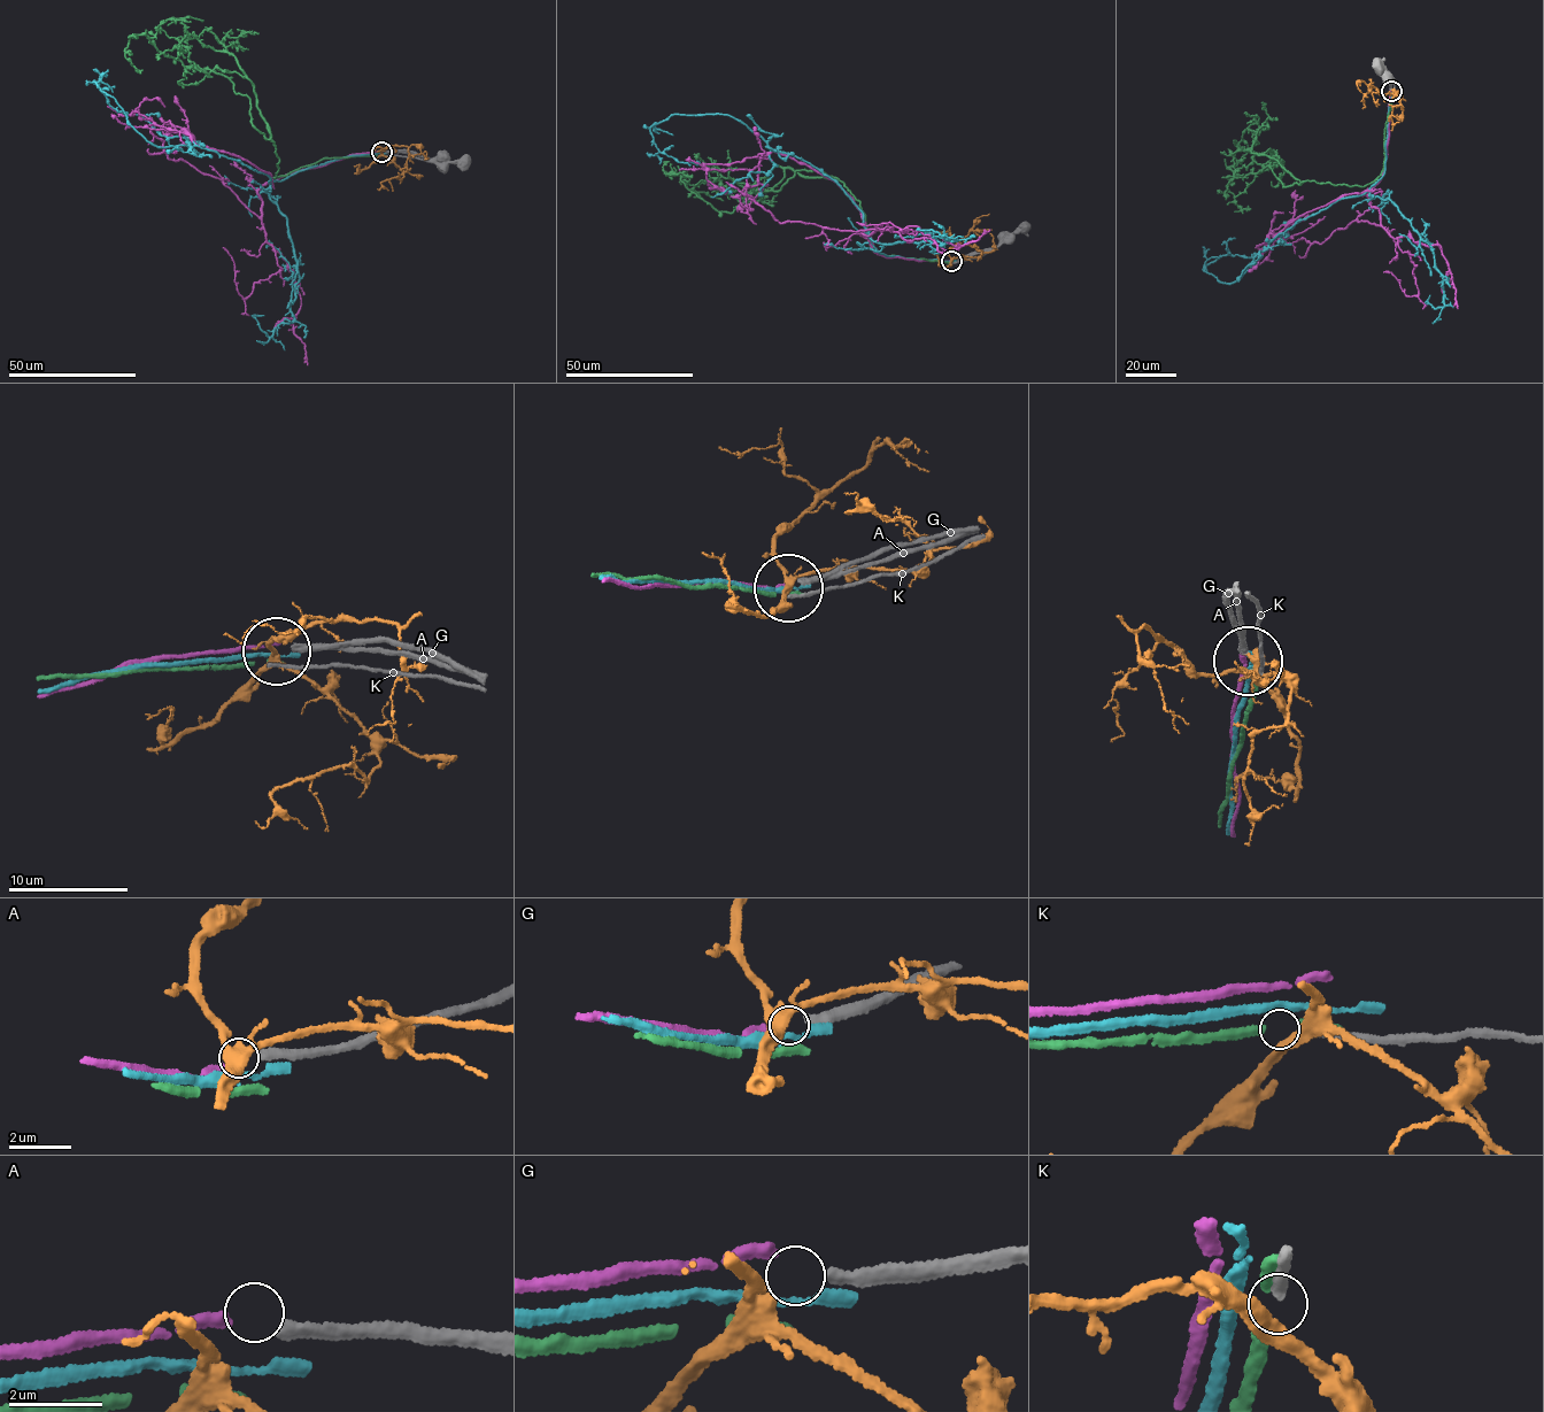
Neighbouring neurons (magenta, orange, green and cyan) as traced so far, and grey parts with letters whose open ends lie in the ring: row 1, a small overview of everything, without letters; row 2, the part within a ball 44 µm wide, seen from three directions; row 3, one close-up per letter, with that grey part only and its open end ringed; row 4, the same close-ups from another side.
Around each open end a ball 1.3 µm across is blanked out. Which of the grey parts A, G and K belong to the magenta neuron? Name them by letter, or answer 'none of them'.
none of them

